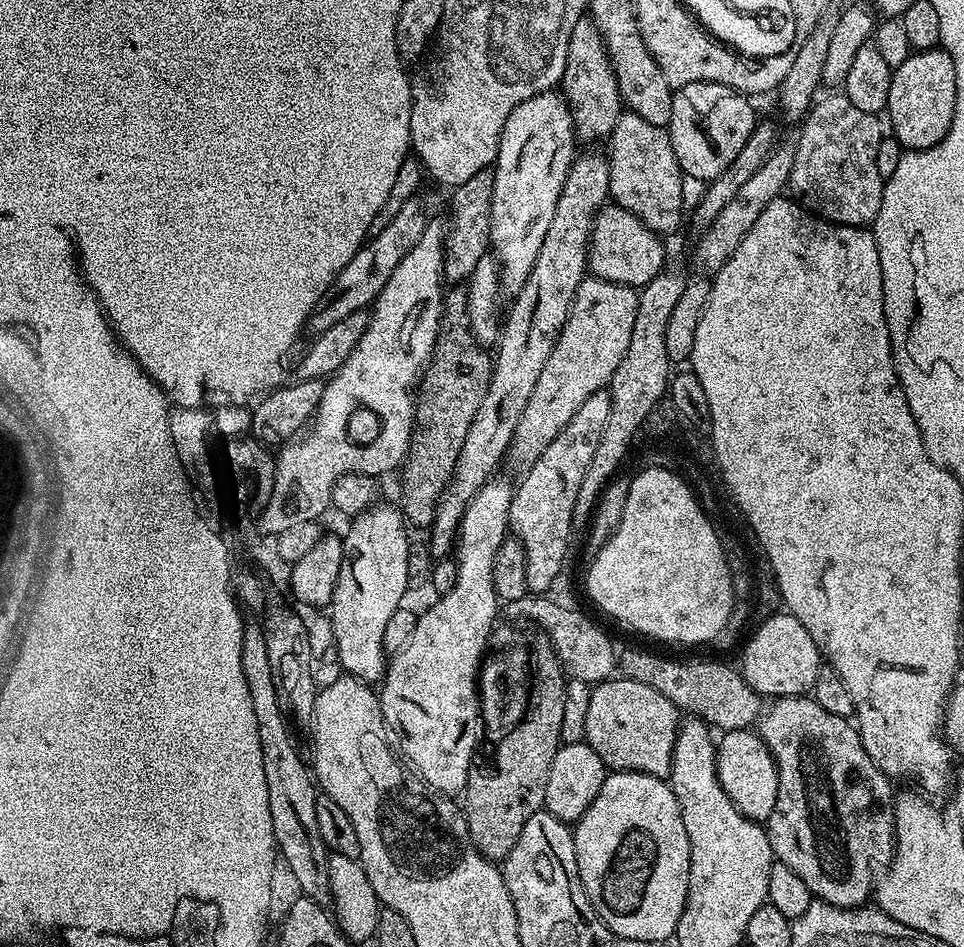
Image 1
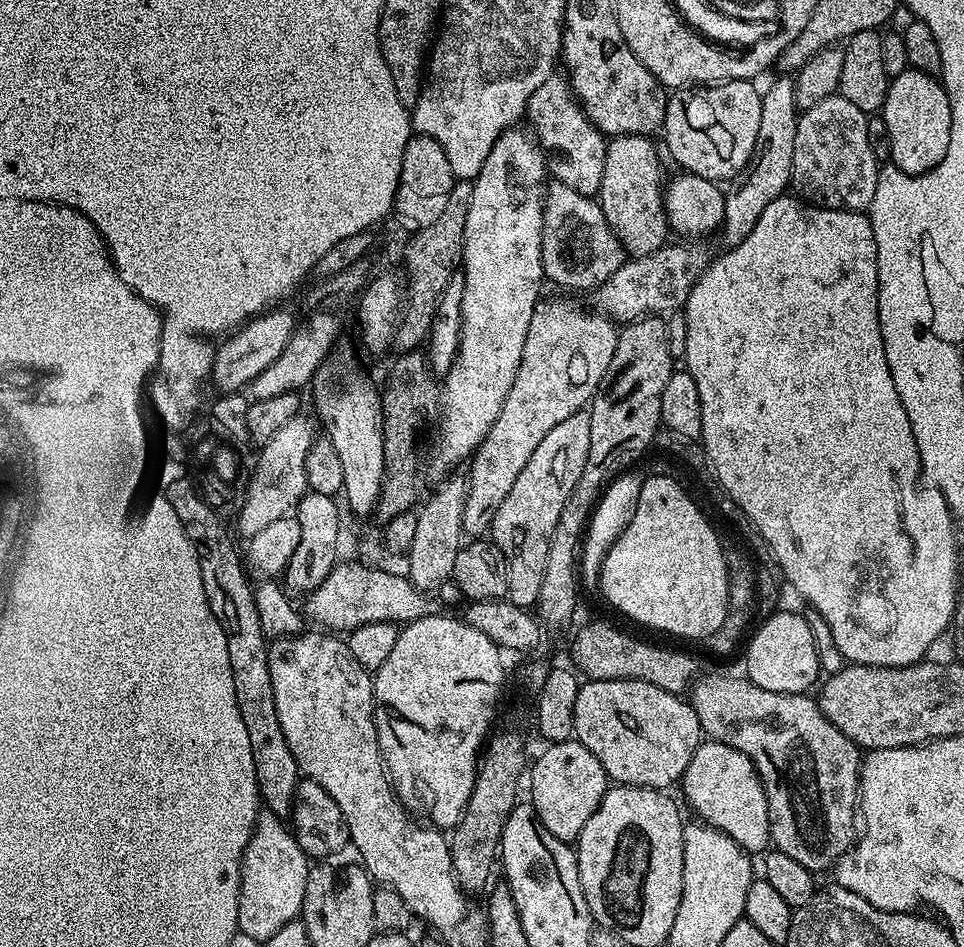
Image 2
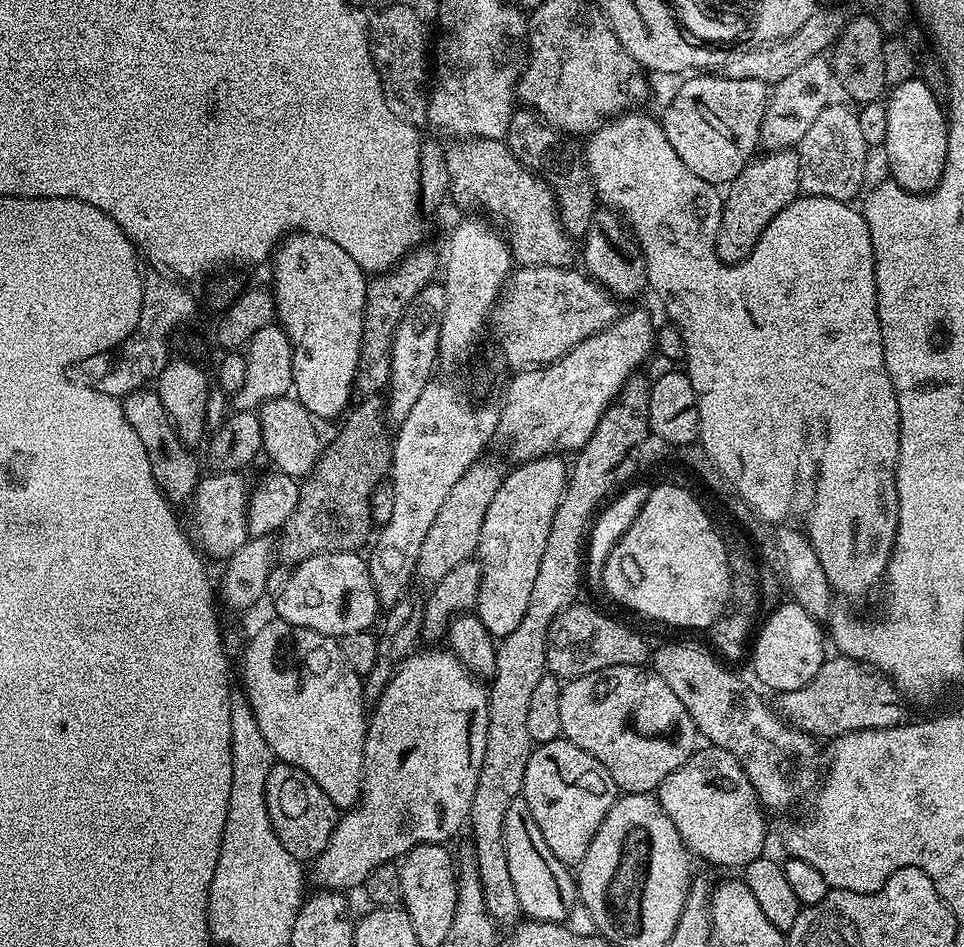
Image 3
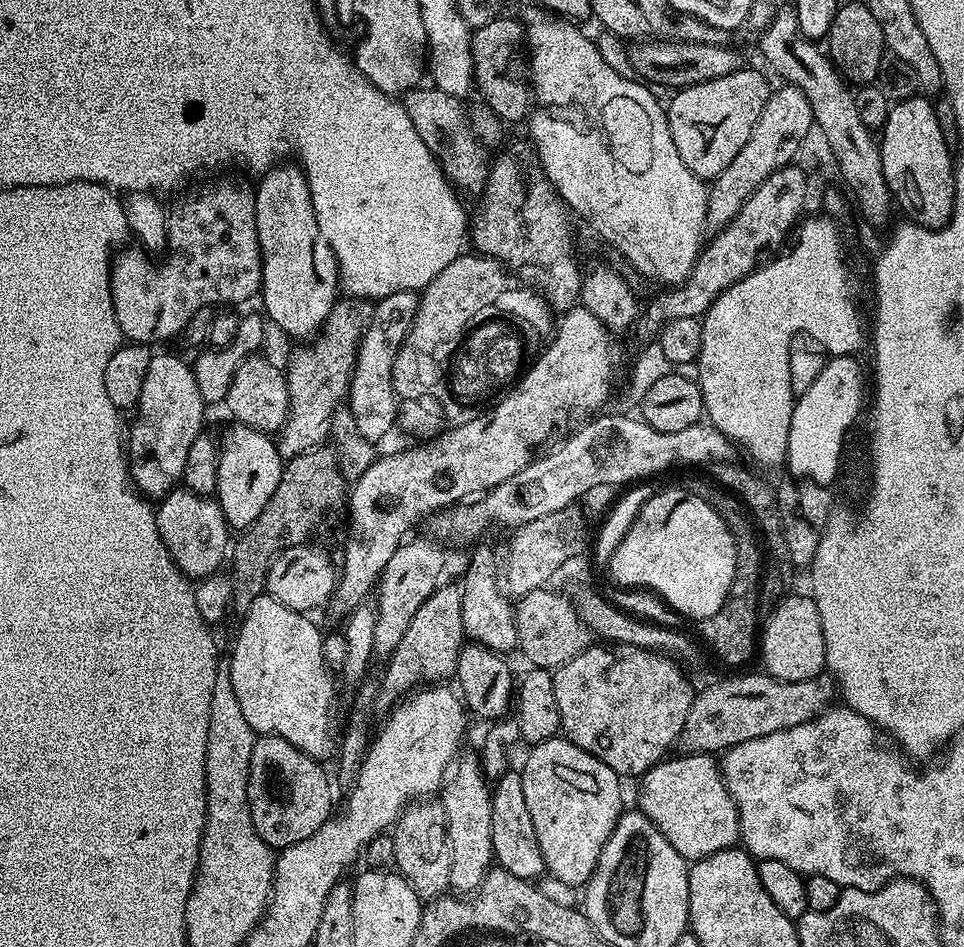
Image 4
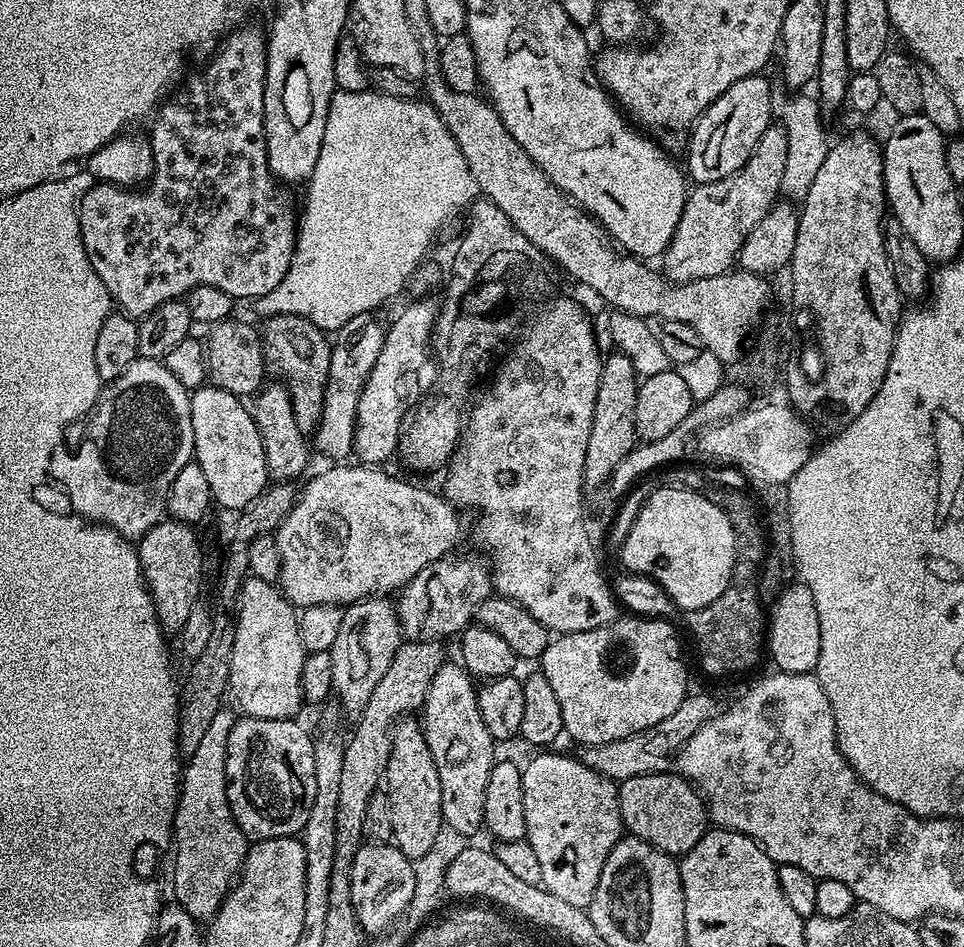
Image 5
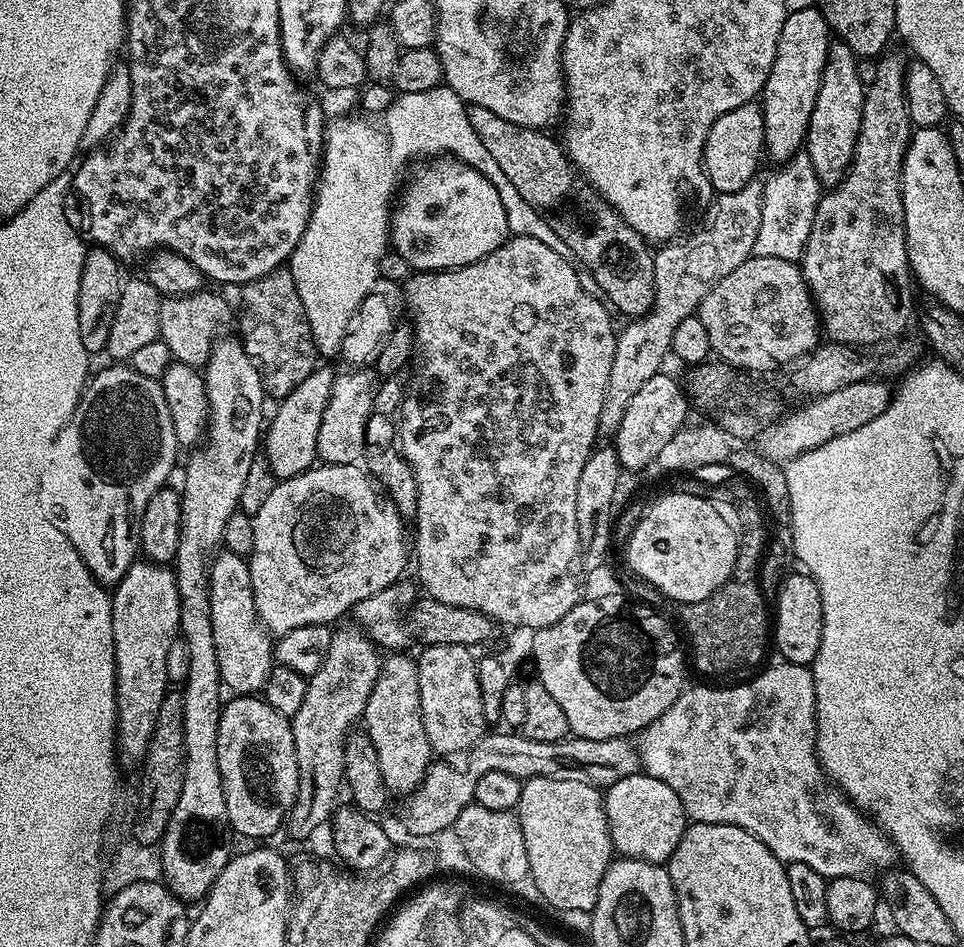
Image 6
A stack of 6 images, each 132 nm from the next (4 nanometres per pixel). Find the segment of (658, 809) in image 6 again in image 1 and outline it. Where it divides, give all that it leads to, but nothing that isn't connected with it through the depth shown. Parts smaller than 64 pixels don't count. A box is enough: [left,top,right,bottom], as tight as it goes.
[716,728,778,822]

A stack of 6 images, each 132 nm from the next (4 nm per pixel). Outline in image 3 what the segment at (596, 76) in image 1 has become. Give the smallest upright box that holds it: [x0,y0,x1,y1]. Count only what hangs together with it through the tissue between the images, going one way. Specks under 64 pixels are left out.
[508,111,598,238]

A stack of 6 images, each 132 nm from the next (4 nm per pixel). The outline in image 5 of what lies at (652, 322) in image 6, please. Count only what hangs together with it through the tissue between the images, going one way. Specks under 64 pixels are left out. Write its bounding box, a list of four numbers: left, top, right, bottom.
[662,126,787,284]

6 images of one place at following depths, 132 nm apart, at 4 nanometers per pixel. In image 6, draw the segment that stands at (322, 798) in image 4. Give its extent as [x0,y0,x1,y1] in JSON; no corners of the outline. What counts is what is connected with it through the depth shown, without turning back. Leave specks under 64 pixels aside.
[218,694,300,836]

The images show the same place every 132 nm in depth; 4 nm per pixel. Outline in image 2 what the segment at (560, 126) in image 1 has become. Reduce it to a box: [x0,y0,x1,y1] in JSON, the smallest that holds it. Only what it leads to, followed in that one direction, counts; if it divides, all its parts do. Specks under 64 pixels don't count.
[432,126,549,478]

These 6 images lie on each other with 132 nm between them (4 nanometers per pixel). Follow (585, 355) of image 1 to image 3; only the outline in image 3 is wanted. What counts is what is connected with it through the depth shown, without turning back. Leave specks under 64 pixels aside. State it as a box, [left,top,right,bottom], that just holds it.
[415,458,505,582]

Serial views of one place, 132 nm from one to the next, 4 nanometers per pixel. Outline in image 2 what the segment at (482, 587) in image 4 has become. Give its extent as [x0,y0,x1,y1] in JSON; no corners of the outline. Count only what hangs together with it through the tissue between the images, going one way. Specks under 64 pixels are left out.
[490,411,590,609]

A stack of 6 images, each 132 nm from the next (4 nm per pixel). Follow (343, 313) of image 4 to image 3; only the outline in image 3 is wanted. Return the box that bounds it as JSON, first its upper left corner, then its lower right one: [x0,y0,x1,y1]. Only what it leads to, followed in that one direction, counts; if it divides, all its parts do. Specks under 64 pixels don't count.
[354,246,438,394]

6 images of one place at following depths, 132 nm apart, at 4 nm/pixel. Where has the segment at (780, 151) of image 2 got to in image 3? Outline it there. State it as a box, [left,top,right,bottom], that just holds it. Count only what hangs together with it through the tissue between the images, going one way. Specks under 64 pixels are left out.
[716,151,801,264]

